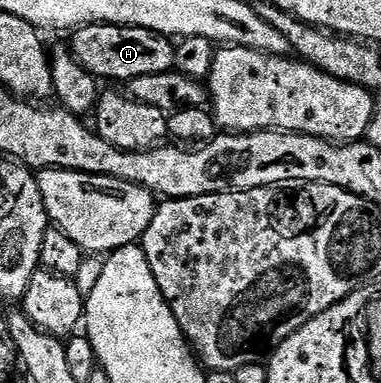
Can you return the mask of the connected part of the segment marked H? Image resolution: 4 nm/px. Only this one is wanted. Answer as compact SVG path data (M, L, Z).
M82 24L72 33L72 36L73 57L90 74L102 81L128 82L135 78L143 78L143 74L163 74L174 71L174 41L159 32L152 32L146 28L130 28L123 24Z

